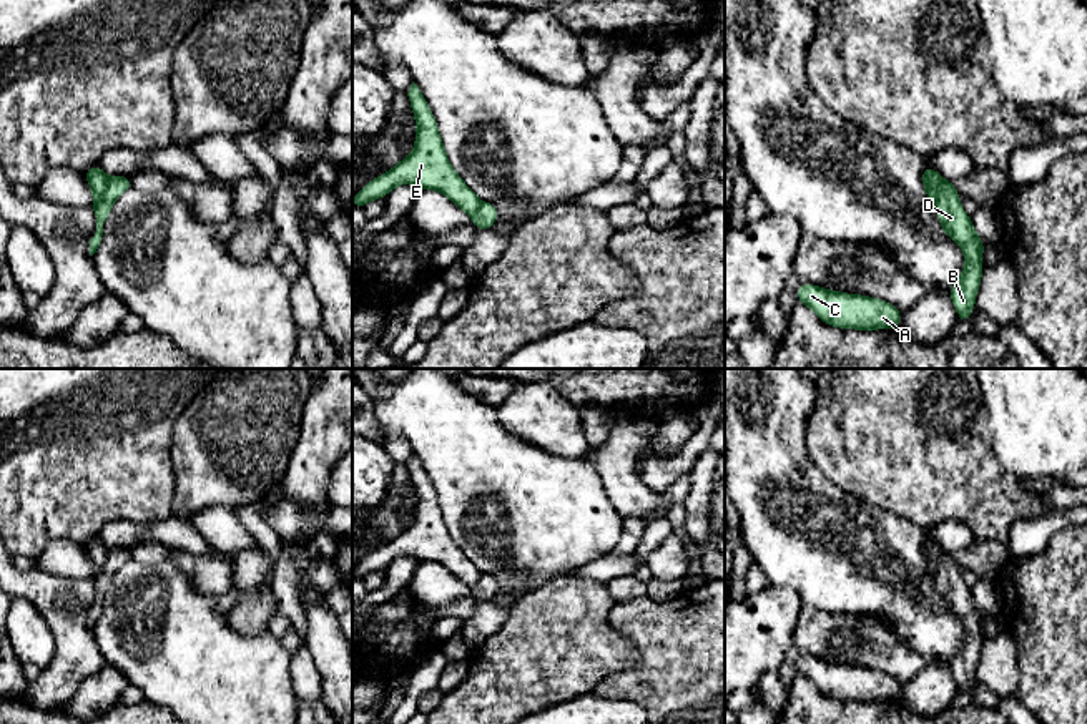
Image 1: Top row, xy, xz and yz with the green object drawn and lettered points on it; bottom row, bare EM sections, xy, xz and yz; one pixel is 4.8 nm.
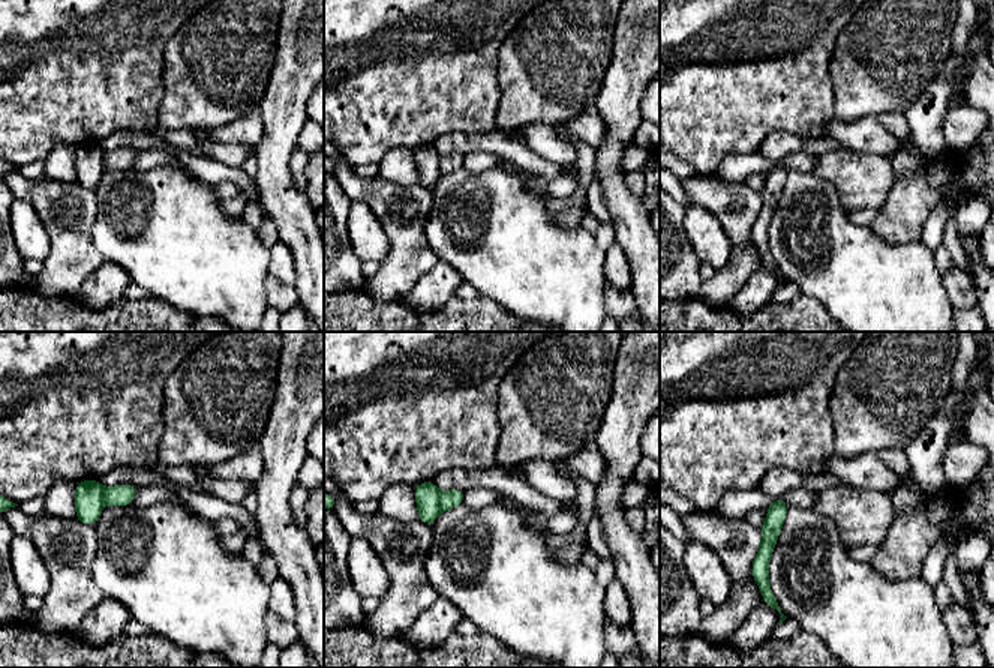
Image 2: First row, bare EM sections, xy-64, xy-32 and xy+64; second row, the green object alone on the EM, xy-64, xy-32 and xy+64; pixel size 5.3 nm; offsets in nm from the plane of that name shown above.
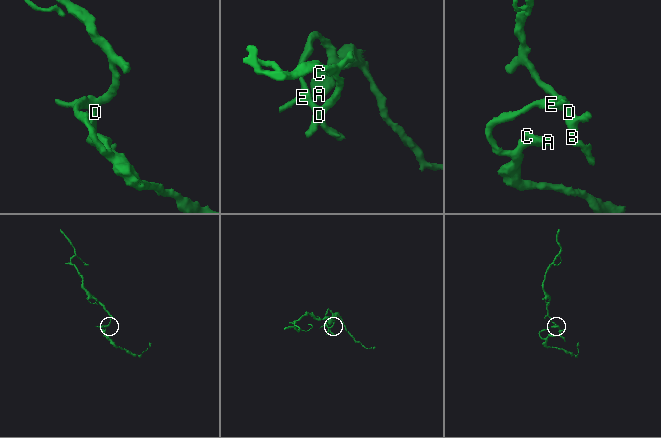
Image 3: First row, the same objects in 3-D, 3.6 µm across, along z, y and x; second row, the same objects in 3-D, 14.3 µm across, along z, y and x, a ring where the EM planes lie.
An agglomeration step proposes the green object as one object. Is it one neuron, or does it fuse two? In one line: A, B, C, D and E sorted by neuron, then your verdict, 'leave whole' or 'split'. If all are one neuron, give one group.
A C E / B D | split

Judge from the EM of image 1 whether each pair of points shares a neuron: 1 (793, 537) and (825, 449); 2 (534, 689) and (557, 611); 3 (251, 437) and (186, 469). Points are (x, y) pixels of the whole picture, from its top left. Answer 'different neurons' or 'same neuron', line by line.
1: different neurons
2: same neuron
3: same neuron

